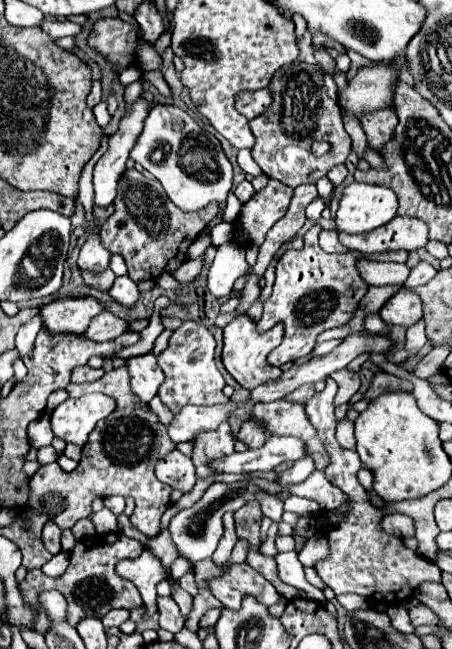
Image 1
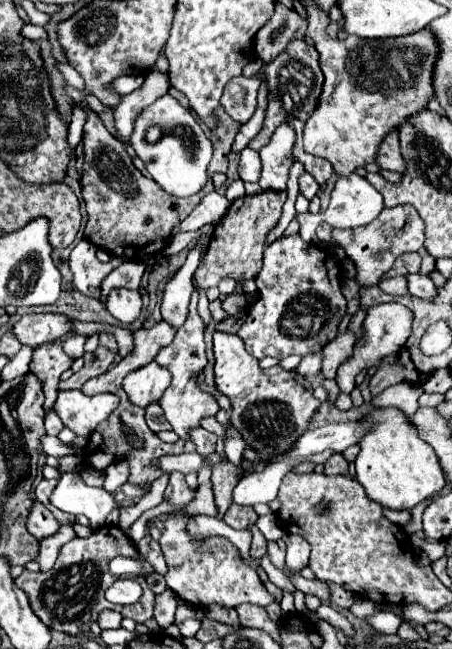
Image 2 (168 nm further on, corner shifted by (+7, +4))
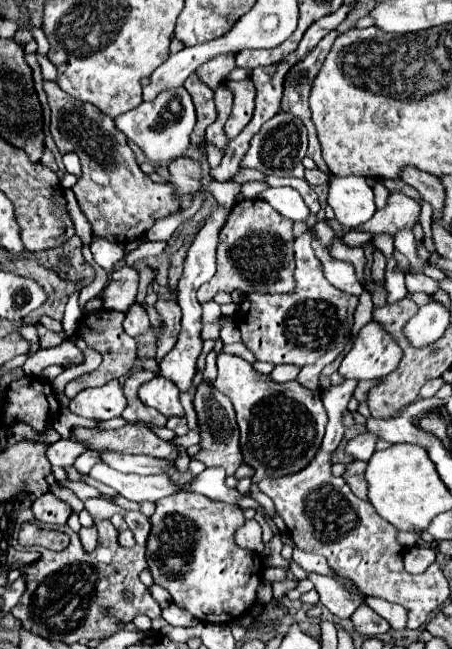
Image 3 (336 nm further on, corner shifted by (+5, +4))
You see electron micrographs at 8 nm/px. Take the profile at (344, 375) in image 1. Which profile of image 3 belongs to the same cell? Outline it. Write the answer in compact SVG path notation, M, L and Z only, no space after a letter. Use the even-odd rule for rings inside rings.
M366 289L362 295L360 295L360 303L358 303L358 309L354 313L354 327L352 327L352 337L366 325L372 321L372 291Z

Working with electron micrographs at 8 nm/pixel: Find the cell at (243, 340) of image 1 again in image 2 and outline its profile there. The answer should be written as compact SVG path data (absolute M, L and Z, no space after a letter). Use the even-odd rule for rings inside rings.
M214 331L214 357L216 385L220 393L232 401L230 421L234 427L262 459L268 461L272 455L284 453L284 449L288 449L288 445L306 431L310 417L320 405L312 395L312 387L296 371L294 375L284 375L282 369L260 369L258 359L244 349L244 341L234 333Z

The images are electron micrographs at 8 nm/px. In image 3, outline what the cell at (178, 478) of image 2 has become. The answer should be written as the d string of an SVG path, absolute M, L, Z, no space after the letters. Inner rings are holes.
M174 493L172 497L156 501L156 511L150 517L152 529L146 541L148 569L154 577L154 583L170 593L172 603L190 611L198 621L230 623L242 617L256 603L256 591L262 581L264 563L258 553L242 549L234 541L234 533L244 525L244 521L246 519L242 515L242 509L236 505L216 503L204 495L194 497L192 493Z

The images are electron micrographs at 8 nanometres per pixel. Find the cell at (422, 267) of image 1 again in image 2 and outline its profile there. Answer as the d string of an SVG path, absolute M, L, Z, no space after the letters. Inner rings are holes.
M408 273L408 291L416 297L424 297L424 299L432 299L436 295L436 285L432 283L432 279L428 275L422 273Z

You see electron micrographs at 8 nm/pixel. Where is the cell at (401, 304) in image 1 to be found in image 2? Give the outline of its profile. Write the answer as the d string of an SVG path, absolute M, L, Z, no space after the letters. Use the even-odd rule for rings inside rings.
M380 303L380 305L370 307L368 315L364 319L364 339L362 339L362 343L358 343L354 347L352 359L346 361L344 367L338 369L336 383L340 387L340 393L350 393L354 389L354 377L362 369L368 369L368 367L376 365L386 355L398 353L404 347L404 343L408 341L410 333L412 333L412 321L414 321L414 313L408 307L404 307L402 303Z

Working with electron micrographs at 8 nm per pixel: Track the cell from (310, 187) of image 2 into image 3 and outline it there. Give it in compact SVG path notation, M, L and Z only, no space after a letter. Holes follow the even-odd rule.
M314 167L314 169L306 169L306 181L310 185L324 185L324 183L330 181L330 175L324 173L324 171L320 171L318 167Z

